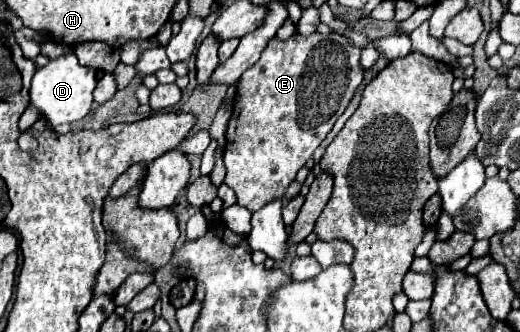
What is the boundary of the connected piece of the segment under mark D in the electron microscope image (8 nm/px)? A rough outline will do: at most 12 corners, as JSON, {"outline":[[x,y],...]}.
{"outline":[[75,54],[33,76],[19,130],[85,118],[95,70]]}

